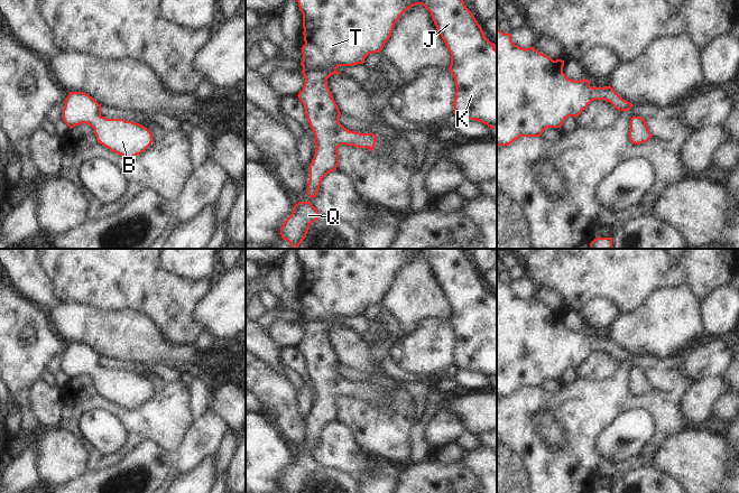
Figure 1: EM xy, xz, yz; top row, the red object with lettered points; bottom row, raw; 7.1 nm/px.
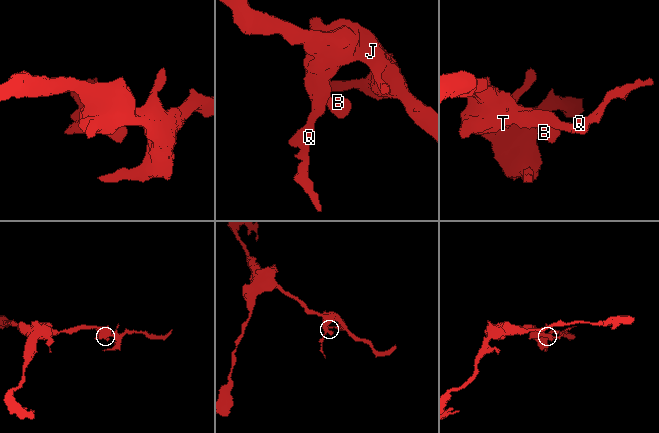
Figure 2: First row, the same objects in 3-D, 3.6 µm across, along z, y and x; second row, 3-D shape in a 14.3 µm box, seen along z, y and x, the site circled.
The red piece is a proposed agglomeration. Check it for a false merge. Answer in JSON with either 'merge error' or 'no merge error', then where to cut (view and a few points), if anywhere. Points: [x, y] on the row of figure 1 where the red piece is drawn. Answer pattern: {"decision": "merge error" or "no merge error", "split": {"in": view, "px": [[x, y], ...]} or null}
{"decision": "no merge error", "split": null}

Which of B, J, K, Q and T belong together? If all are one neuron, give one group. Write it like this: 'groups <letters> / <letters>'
groups B J K Q T

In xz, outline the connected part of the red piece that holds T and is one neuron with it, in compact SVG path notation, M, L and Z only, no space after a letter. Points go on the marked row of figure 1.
M297 0L297 2L303 13L305 41L301 48L303 54L301 65L303 66L302 73L305 83L297 96L305 106L305 113L314 132L314 143L316 146L314 159L310 165L310 180L306 190L311 198L316 197L322 179L331 171L336 170L339 165L338 148L340 146L368 148L372 151L377 139L375 133L350 131L339 122L341 112L327 86L327 78L333 74L342 74L336 71L339 66L363 64L369 54L380 53L390 38L395 24L405 11L416 4L423 4L431 12L436 29L451 54L449 69L453 74L456 85L453 113L458 118L477 120L491 129L497 129L497 50L495 49L497 45L484 37L481 26L463 0Z

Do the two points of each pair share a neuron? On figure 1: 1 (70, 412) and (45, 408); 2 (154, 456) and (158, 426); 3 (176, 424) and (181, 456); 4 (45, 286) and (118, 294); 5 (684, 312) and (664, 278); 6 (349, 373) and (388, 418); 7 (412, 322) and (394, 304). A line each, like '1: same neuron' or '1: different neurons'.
1: different neurons
2: different neurons
3: different neurons
4: different neurons
5: different neurons
6: same neuron
7: same neuron

